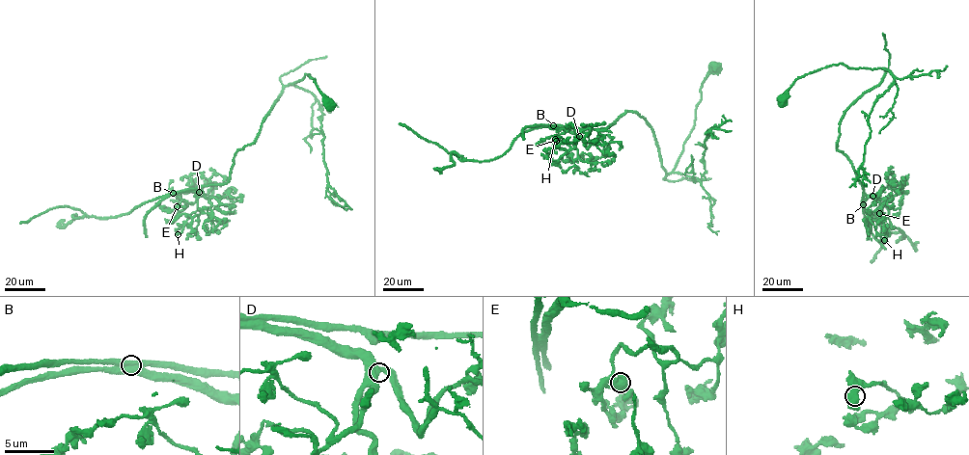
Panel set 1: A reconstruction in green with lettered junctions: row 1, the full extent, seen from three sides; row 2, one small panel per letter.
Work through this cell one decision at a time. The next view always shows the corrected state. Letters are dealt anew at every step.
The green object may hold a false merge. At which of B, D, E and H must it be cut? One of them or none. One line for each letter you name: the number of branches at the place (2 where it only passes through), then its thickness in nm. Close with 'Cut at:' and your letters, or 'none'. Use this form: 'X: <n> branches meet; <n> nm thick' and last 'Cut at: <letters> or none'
B: 2 branches meet; 700 nm thick
Cut at: B

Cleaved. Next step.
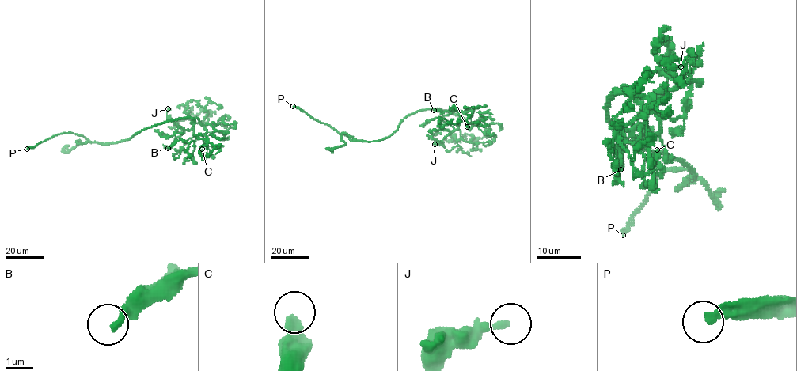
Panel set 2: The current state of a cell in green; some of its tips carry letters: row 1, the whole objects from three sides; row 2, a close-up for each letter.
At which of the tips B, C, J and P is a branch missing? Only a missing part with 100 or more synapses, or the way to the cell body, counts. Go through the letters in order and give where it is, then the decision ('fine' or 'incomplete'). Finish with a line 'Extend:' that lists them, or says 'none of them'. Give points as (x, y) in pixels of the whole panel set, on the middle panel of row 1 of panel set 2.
B: place (434, 110); fine
C: place (467, 126); fine
J: place (434, 144); fine
P: place (293, 106); incomplete
Extend: P

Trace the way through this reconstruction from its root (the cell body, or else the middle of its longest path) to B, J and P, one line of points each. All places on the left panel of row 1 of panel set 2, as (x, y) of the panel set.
B: (140, 132), (157, 124), (191, 119), (195, 143), (193, 141), (187, 143), (180, 140), (168, 148)
J: (140, 132), (157, 124), (187, 118), (191, 119), (194, 123), (191, 129), (184, 132), (167, 115), (168, 108)
P: (140, 132), (124, 140), (98, 143), (91, 142), (81, 135), (63, 132), (27, 149)

